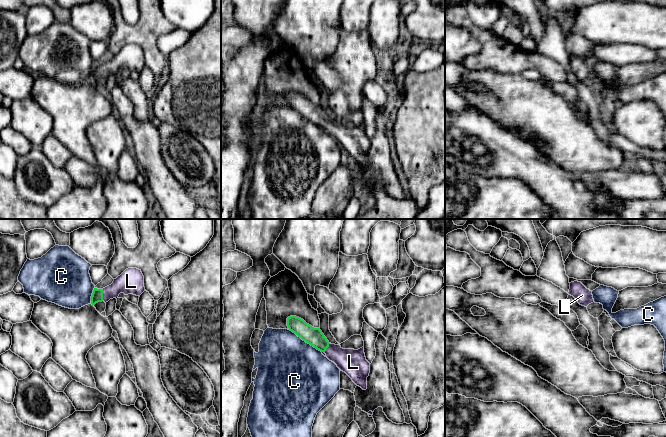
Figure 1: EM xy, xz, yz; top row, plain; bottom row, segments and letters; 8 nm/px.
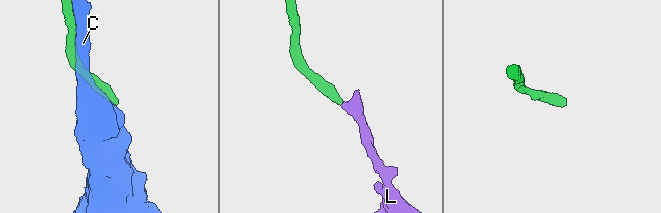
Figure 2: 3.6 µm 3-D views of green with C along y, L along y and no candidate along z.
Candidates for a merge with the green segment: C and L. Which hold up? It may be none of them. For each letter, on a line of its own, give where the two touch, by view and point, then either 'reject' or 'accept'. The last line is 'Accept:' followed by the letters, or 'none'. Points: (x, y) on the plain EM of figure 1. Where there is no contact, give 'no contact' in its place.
C: contact xz (305, 117); reject
L: contact xy (102, 71); accept
Accept: L

